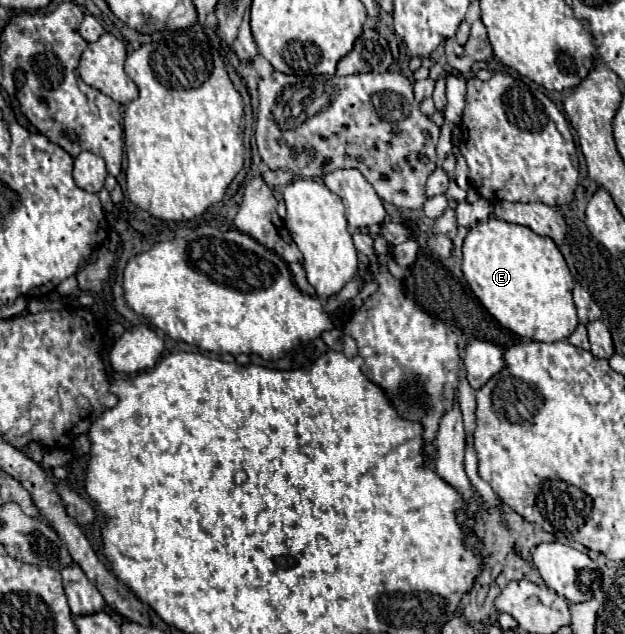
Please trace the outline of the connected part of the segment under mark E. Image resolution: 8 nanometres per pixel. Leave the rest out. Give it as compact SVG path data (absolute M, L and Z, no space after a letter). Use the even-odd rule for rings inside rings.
M490 219L486 223L478 223L470 227L464 245L462 245L462 273L480 299L480 303L490 311L490 315L506 329L514 331L520 337L528 337L532 341L554 343L560 339L568 339L578 325L576 307L572 301L574 279L572 273L550 237L536 235L530 227L514 225L500 219Z

